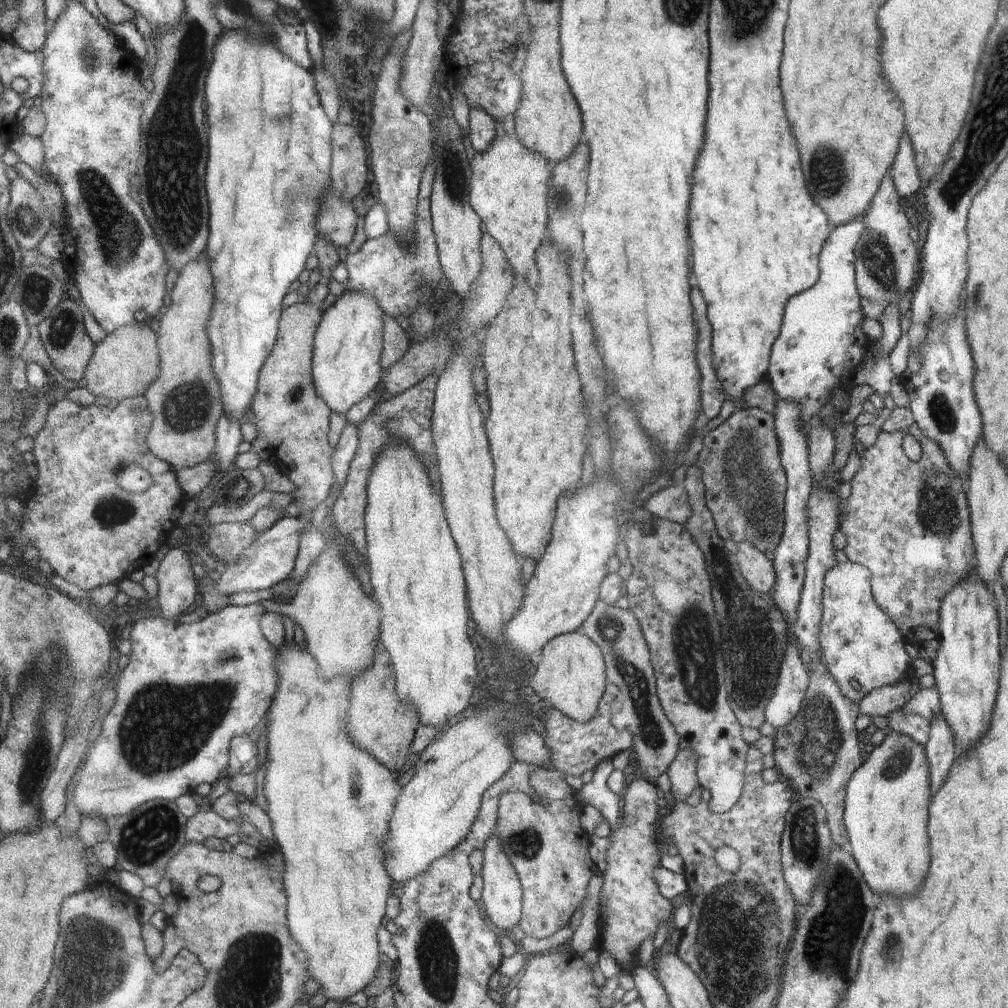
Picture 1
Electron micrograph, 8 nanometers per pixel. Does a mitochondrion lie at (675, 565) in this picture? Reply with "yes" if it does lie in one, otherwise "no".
no

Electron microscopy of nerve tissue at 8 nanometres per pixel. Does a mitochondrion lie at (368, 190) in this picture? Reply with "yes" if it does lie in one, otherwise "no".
no

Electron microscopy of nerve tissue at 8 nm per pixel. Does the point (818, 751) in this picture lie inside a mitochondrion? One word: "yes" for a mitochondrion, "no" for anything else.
yes

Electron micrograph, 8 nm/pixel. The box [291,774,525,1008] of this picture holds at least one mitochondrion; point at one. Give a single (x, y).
(438, 963)

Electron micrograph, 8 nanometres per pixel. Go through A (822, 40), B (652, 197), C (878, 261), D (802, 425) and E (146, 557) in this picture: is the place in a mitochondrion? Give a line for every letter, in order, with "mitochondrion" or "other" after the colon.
A: other
B: other
C: mitochondrion
D: other
E: other

